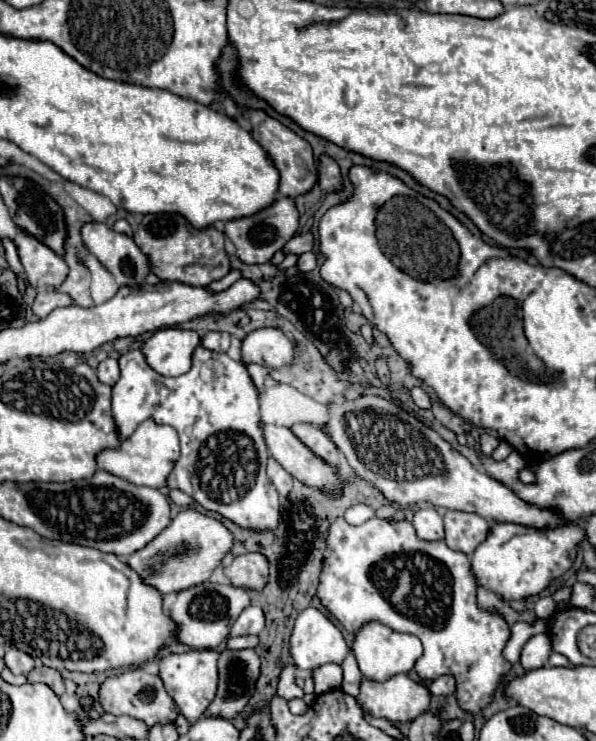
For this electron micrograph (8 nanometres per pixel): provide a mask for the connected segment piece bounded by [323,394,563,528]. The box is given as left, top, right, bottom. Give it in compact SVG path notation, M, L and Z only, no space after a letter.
M365 394L355 400L331 402L327 404L327 412L329 422L323 426L323 432L335 442L339 452L345 454L351 470L373 484L393 504L411 506L427 502L437 508L475 512L487 522L513 522L533 528L547 528L563 522L559 512L531 506L501 482L475 470L469 460L451 448L435 430L391 400Z

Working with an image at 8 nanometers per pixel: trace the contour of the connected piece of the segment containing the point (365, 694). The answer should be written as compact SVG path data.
M397 674L387 682L363 680L357 702L365 712L377 718L387 718L389 722L411 722L429 710L431 692L407 674Z

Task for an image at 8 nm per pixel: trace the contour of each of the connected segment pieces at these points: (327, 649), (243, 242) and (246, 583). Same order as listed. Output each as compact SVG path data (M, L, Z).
M317 608L299 614L291 634L291 658L299 670L315 670L327 662L341 664L347 652L339 628Z
M275 200L269 208L265 208L263 212L259 212L255 216L227 222L225 224L225 234L235 244L237 258L241 262L245 262L245 264L265 264L273 258L273 254L277 250L281 250L285 246L285 242L289 242L289 238L293 238L293 234L297 232L297 226L299 226L299 214L297 214L295 202Z
M259 552L243 554L243 556L237 556L231 562L231 566L225 568L225 576L231 580L233 586L261 590L269 576L269 562Z

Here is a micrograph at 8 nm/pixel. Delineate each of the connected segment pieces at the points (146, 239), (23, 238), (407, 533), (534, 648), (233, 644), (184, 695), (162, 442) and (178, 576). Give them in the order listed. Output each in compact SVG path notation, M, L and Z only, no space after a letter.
M147 214L143 216L141 224L135 230L135 244L149 256L153 264L153 272L169 282L183 282L187 286L207 286L215 280L221 280L229 272L229 256L225 252L225 234L207 228L207 230L197 230L193 228L181 214Z
M17 232L15 244L19 246L19 258L27 274L27 284L33 288L59 288L69 274L67 262L49 250L39 240L25 232Z
M337 518L329 528L329 558L325 558L325 570L321 570L321 582L317 596L321 604L335 616L349 634L357 634L367 622L381 622L391 630L413 634L421 638L423 654L417 660L415 672L421 680L433 682L439 676L451 674L457 680L457 702L461 710L469 714L481 712L491 704L497 688L503 684L511 664L503 658L503 648L511 636L507 622L493 612L485 612L475 602L477 584L471 572L471 560L467 554L451 550L443 540L425 542L417 538L411 522L395 522L371 518L361 526L351 526L345 518Z
M537 634L525 644L525 648L521 652L521 666L525 670L541 668L549 660L552 652L553 648L551 648L549 634Z
M241 636L241 638L229 638L227 648L229 650L243 650L243 648L255 648L259 644L259 636Z
M189 650L183 654L167 654L161 658L159 676L165 684L167 694L175 700L181 714L193 724L197 718L203 716L211 700L215 698L217 690L217 658L219 652L213 650Z
M147 420L133 432L133 436L121 440L121 446L117 450L103 450L97 456L97 464L101 470L107 470L137 486L161 488L167 484L167 476L171 474L173 462L177 462L177 458L179 458L177 432L171 426L157 426L153 420Z
M185 508L145 548L131 554L127 558L127 564L147 584L155 586L161 594L179 592L207 580L209 574L221 564L223 556L231 550L231 546L233 546L233 536L219 520L205 516L197 510Z

